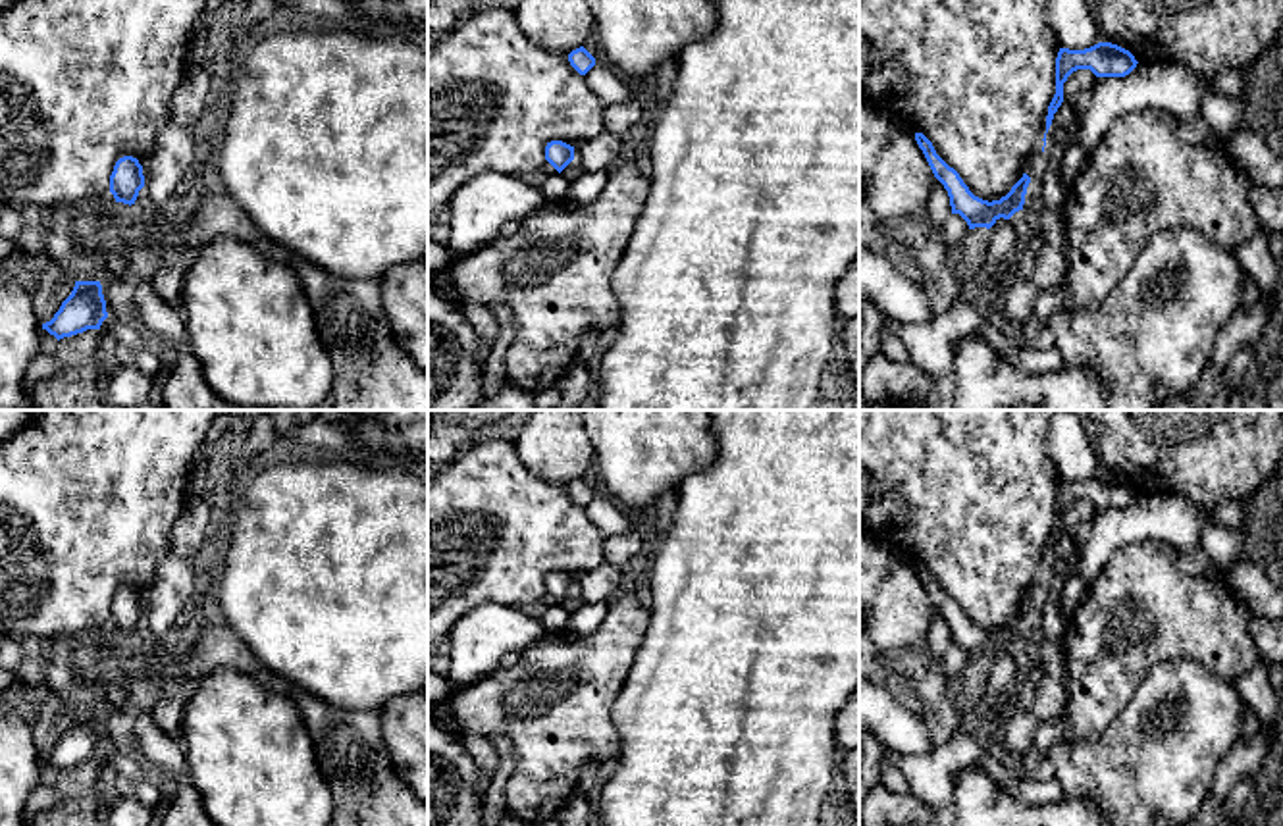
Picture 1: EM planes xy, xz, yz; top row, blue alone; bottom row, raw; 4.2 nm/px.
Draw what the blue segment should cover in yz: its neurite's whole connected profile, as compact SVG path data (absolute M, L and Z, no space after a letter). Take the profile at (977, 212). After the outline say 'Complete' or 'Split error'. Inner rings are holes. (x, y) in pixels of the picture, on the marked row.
M915 133L915 141L934 177L948 191L952 214L959 214L967 221L969 229L990 229L1000 218L1009 219L1015 212L1023 210L1027 187L1031 183L1027 173L1023 173L1006 196L988 202L969 191L959 173L936 154L932 142L923 133Z. Complete

